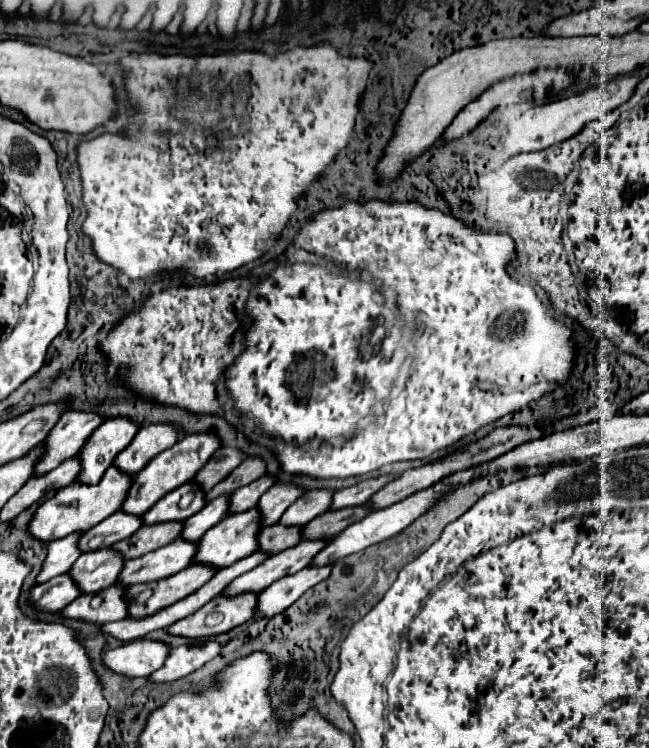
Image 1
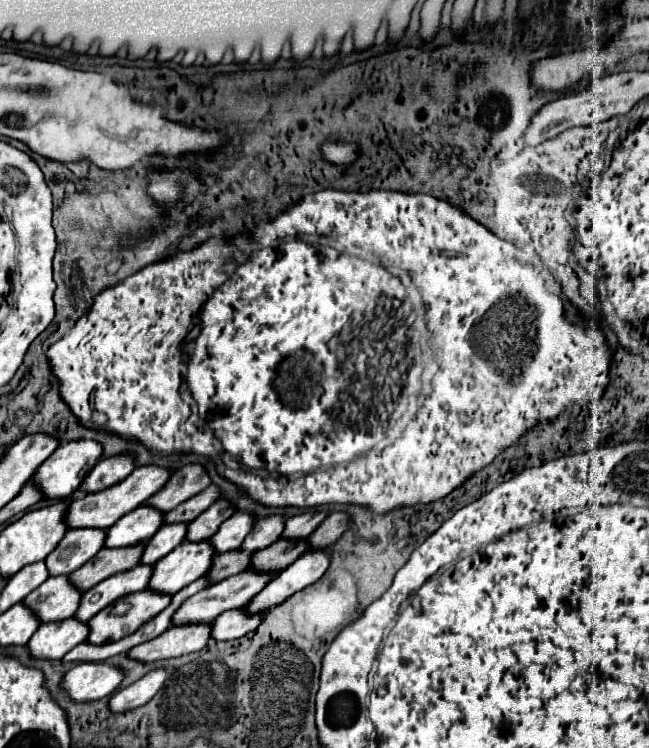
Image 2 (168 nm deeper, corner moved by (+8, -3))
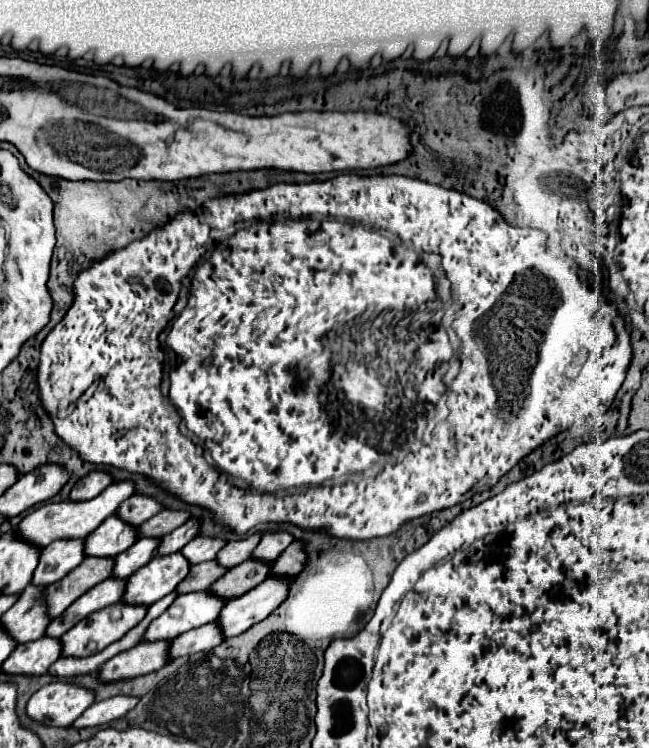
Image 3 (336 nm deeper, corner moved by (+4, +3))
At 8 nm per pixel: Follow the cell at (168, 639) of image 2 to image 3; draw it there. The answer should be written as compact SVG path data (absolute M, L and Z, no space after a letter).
M143 641L127 651L117 653L101 669L103 681L119 681L159 671L171 663L171 641Z

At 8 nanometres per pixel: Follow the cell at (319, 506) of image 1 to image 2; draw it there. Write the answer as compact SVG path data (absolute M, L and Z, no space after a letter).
M271 515L271 517L261 519L245 537L239 551L259 551L263 547L269 547L271 543L279 539L279 531L283 531L283 523L285 519L281 515Z

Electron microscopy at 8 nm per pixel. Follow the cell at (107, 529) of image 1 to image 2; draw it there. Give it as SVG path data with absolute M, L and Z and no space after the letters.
M69 529L59 541L59 547L55 547L55 551L51 551L51 555L45 559L49 577L69 575L95 557L101 549L103 529Z

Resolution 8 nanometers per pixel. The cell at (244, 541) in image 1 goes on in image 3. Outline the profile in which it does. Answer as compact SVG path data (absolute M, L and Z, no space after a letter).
M177 551L169 557L155 555L145 567L133 573L127 581L127 591L123 601L129 605L153 605L155 601L169 595L187 577L191 565Z

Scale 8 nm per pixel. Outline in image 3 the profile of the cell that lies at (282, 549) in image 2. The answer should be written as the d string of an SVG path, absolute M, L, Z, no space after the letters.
M251 557L241 565L231 567L221 579L213 583L211 591L221 597L239 597L249 589L257 587L259 583L263 583L263 579L267 579L269 575L271 575L271 563L255 561Z

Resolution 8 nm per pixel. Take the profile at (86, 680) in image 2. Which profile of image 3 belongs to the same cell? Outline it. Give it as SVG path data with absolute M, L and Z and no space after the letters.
M55 679L41 687L27 703L27 715L35 721L43 721L47 725L71 725L89 705L95 703L95 691L67 679Z

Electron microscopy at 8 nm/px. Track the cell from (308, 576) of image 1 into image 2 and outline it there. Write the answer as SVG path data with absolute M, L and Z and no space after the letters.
M227 611L219 615L219 619L215 619L215 623L211 625L211 639L215 641L239 639L253 631L255 627L259 627L261 621L263 615L259 615L259 619L247 619L247 615L239 615L239 611Z

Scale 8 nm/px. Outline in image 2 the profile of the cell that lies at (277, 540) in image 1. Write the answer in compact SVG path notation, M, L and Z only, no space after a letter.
M229 551L229 553L223 553L223 555L215 555L211 559L211 569L207 571L205 577L211 585L215 585L221 579L243 573L247 569L249 561L251 561L251 553L245 553L245 551L233 551L233 553Z

